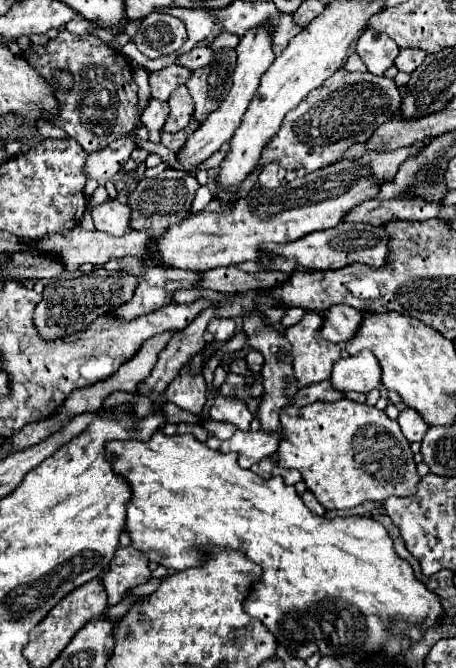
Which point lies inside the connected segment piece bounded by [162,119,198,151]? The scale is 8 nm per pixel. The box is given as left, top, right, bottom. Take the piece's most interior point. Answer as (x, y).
(173, 142)

